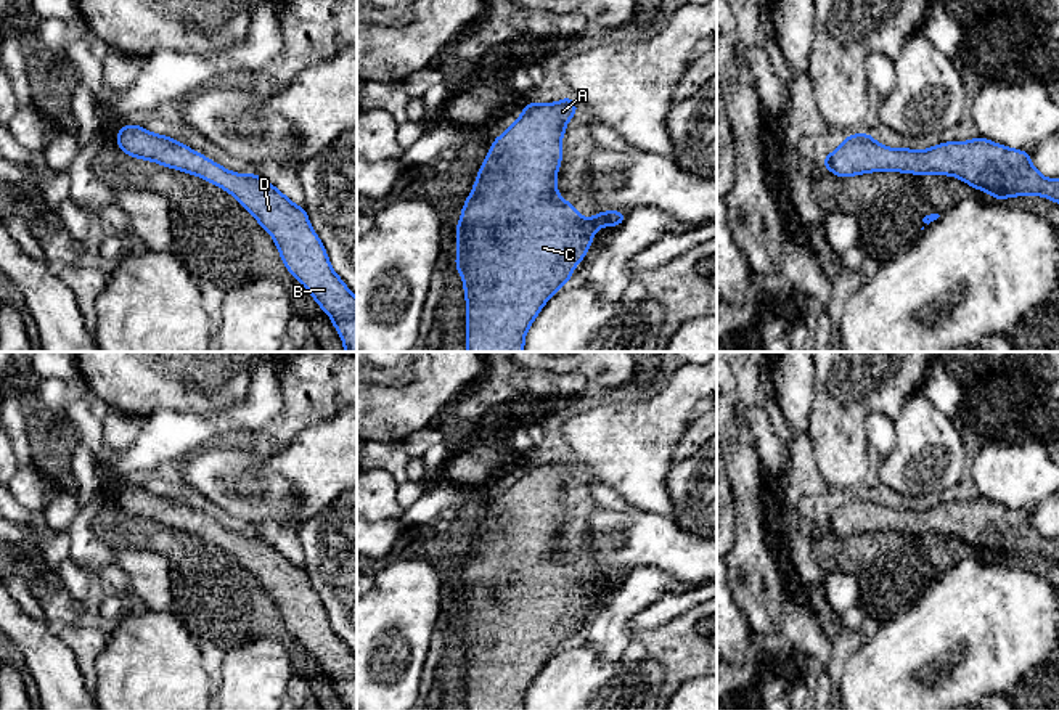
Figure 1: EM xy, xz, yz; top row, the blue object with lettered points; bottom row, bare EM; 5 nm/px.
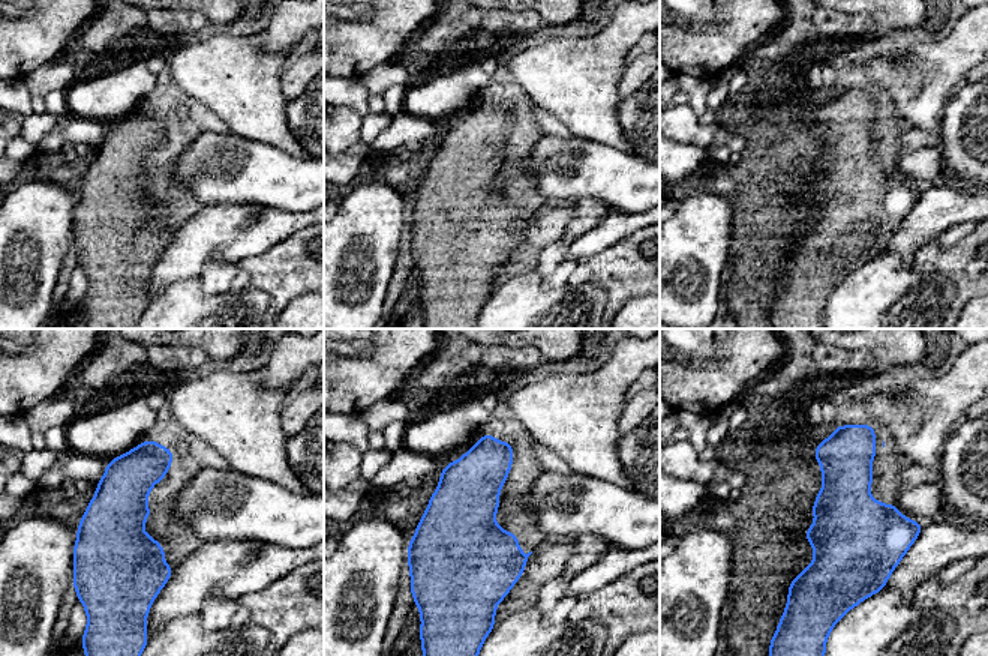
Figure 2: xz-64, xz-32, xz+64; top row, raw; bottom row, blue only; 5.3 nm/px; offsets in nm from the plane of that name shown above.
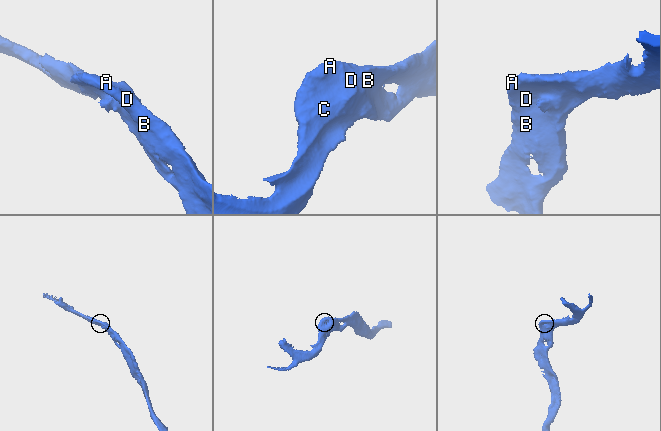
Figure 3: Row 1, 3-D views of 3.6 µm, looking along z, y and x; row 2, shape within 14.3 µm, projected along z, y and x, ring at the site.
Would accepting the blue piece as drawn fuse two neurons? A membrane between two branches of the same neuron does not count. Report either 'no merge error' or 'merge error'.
no merge error

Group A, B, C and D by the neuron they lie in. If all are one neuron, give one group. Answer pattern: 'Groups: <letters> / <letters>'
Groups: A B C D

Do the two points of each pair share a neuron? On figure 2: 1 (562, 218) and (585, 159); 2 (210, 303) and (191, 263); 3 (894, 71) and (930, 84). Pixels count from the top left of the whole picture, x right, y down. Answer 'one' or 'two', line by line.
1: two
2: two
3: one

